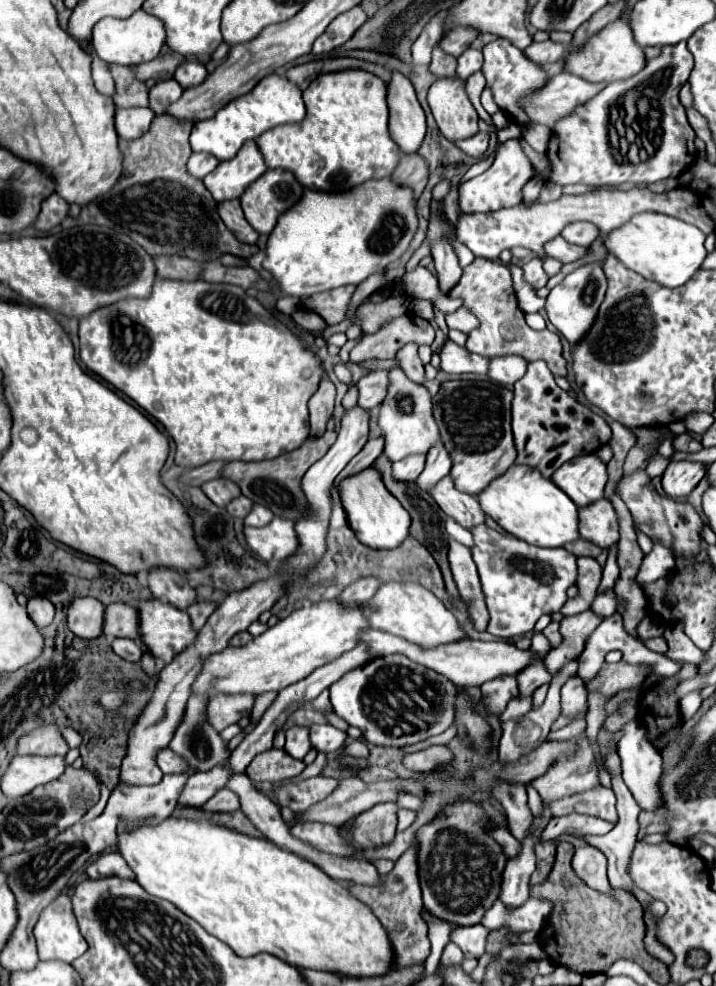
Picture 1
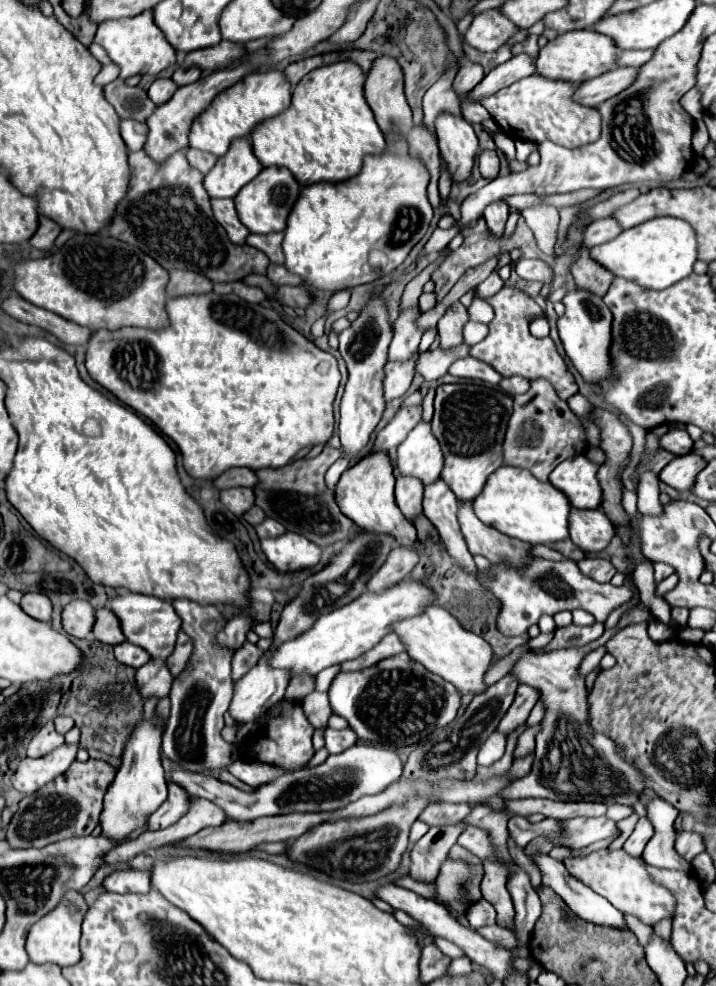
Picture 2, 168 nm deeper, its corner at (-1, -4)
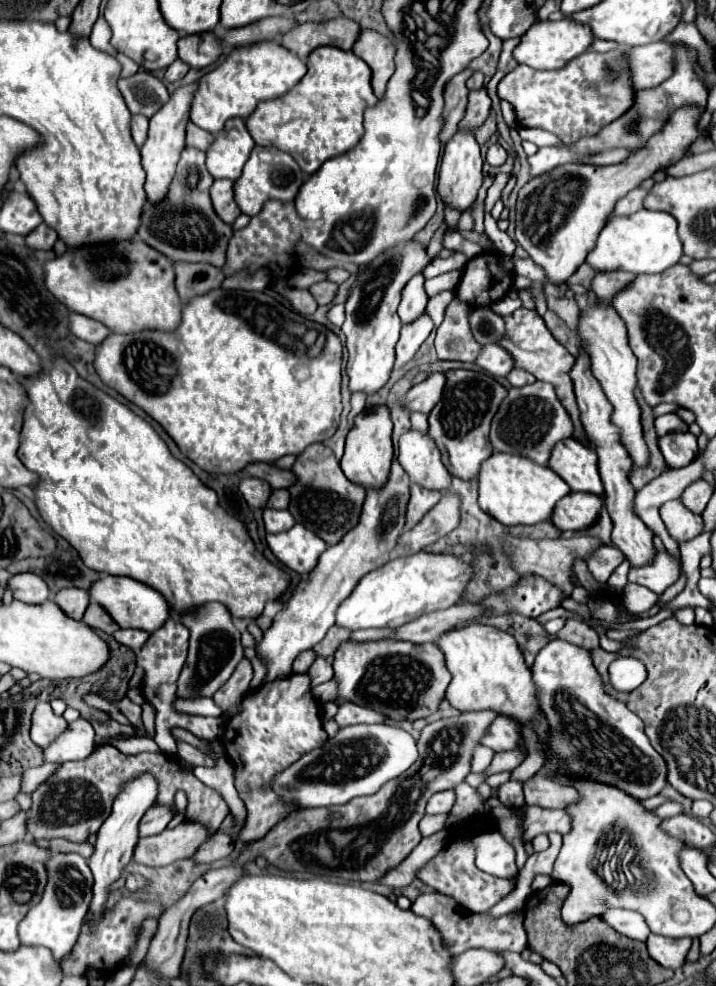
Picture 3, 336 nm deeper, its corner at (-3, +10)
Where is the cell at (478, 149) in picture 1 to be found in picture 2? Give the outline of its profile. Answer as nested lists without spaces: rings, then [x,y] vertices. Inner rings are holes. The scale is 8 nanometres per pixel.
[[[484,150],[478,156],[478,168],[484,178],[496,178],[500,174],[500,156],[496,150]]]

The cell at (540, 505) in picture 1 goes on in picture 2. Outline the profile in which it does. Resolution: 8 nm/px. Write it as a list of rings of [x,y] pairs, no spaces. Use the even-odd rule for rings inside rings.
[[[500,466],[488,480],[480,496],[472,502],[476,516],[510,538],[524,540],[532,546],[550,544],[568,538],[568,498],[550,482],[536,480],[528,470],[514,466]]]

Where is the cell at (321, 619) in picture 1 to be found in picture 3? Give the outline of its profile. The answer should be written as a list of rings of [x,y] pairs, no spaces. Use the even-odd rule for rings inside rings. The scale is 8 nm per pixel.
[[[418,552],[408,558],[394,558],[358,582],[354,592],[336,610],[336,626],[348,628],[350,632],[402,626],[402,622],[410,622],[410,618],[456,604],[470,580],[470,574],[472,570],[468,564],[446,554]]]

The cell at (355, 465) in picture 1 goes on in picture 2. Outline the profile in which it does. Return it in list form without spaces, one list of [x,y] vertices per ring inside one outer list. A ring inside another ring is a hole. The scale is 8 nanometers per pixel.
[[[402,406],[392,420],[378,432],[374,448],[372,450],[390,450],[398,446],[408,432],[420,422],[422,418],[422,406]]]

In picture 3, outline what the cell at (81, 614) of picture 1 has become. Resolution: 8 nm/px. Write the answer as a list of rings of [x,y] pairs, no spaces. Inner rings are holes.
[[[66,588],[56,594],[56,604],[64,610],[66,616],[74,620],[82,620],[88,604],[90,604],[90,594],[82,588]]]

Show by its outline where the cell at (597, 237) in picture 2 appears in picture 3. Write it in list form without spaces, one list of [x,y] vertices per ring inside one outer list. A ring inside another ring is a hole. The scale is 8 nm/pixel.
[[[634,188],[624,198],[620,198],[612,210],[612,216],[630,216],[642,208],[642,198],[646,196],[646,190]]]

